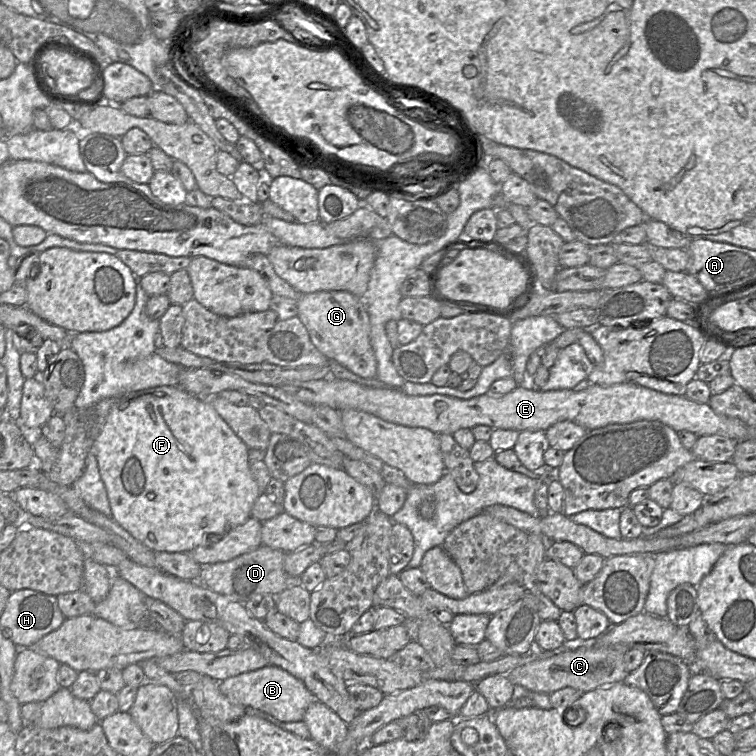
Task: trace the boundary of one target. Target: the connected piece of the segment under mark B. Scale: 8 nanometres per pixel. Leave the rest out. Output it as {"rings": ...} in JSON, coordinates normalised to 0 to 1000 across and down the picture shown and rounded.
{"rings":[[[362,880],[300,897],[290,902],[290,911],[306,929],[345,939],[372,955],[401,952],[407,934],[418,926],[398,899]]]}

